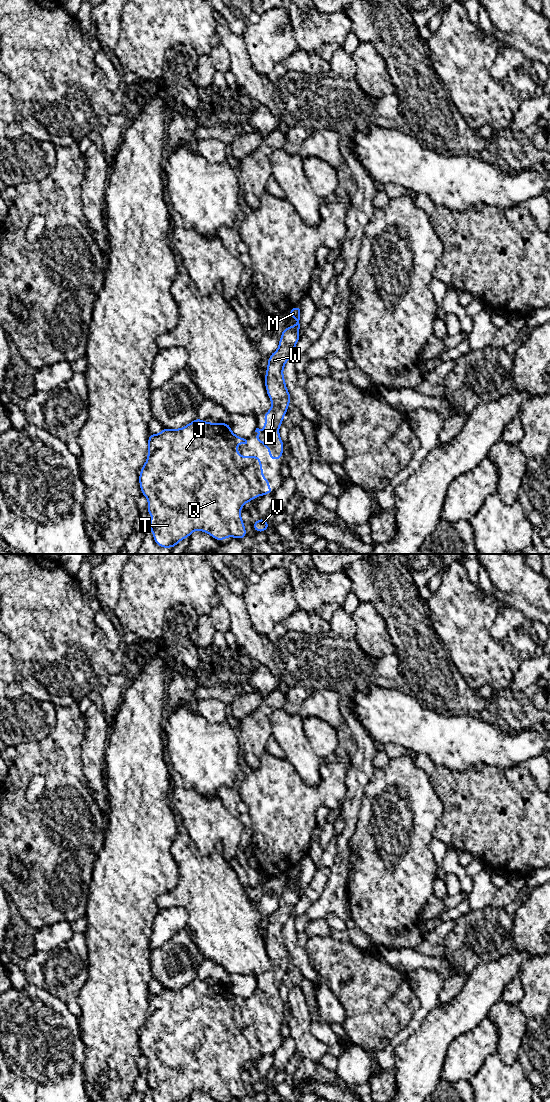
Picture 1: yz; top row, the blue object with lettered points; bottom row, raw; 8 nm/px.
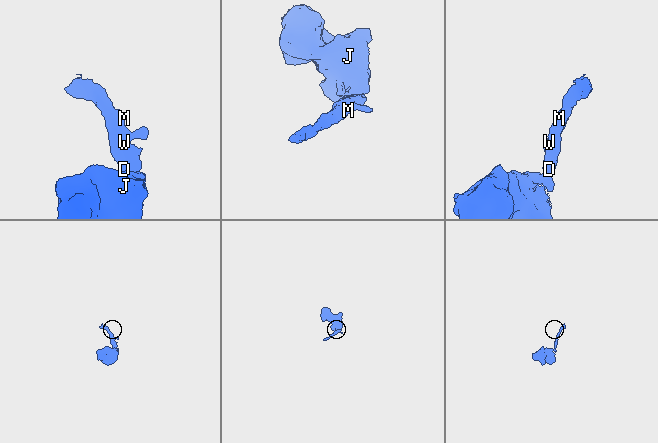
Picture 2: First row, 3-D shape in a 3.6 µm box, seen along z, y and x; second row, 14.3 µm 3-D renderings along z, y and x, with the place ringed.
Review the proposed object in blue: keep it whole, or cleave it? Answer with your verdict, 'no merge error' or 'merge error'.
no merge error

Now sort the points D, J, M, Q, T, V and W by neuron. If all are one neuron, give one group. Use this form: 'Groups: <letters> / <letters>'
Groups: D J M Q T V W

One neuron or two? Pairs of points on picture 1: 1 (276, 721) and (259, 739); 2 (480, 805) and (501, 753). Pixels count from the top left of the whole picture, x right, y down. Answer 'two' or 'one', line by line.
1: two
2: two

